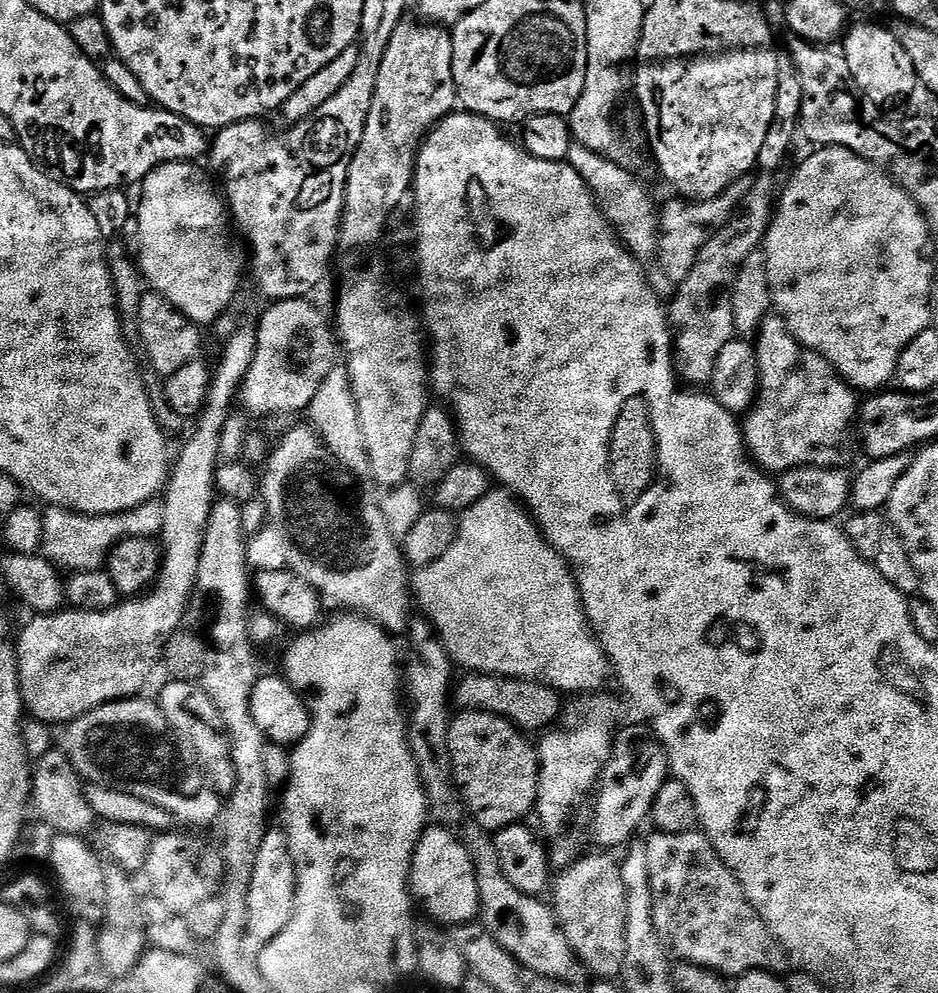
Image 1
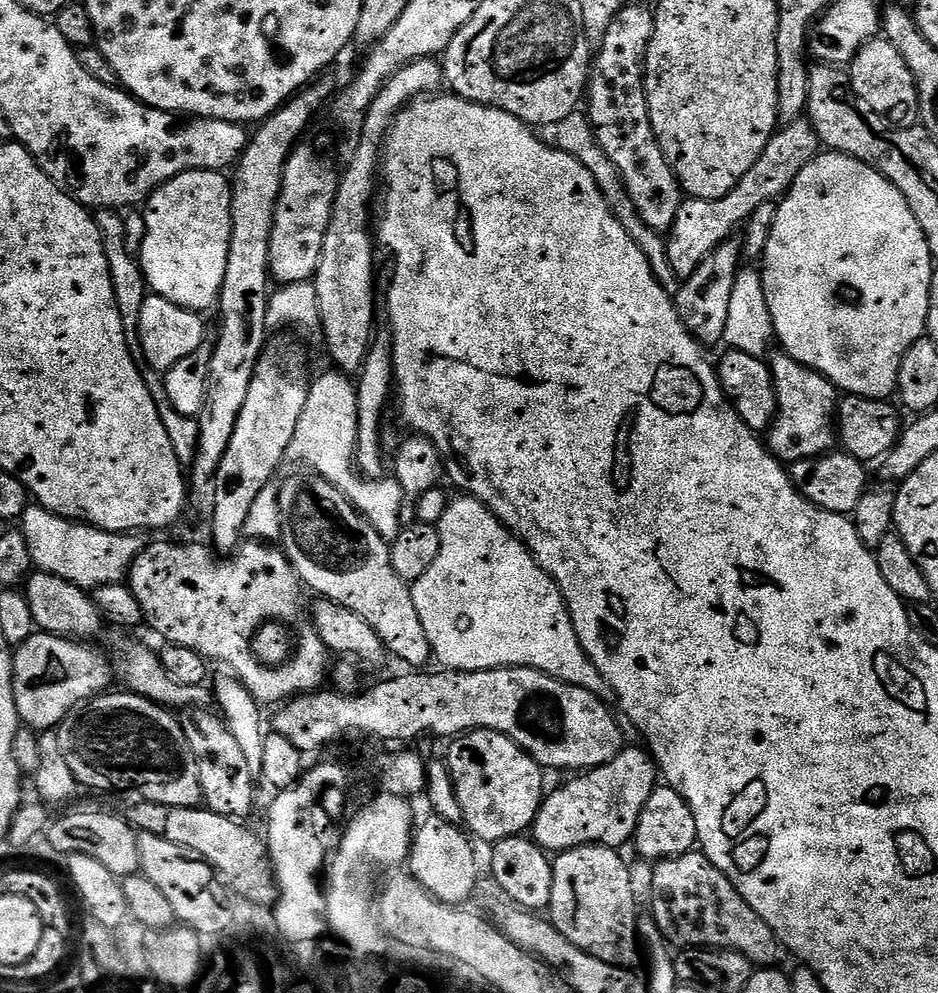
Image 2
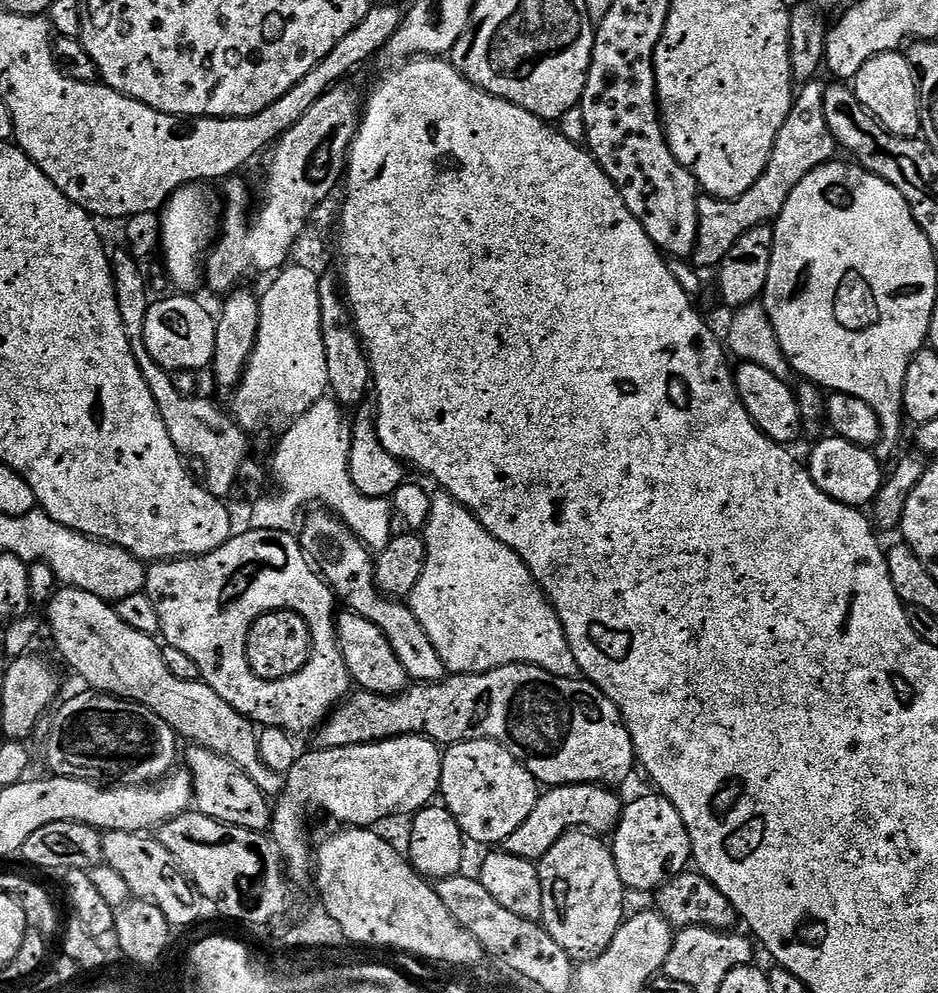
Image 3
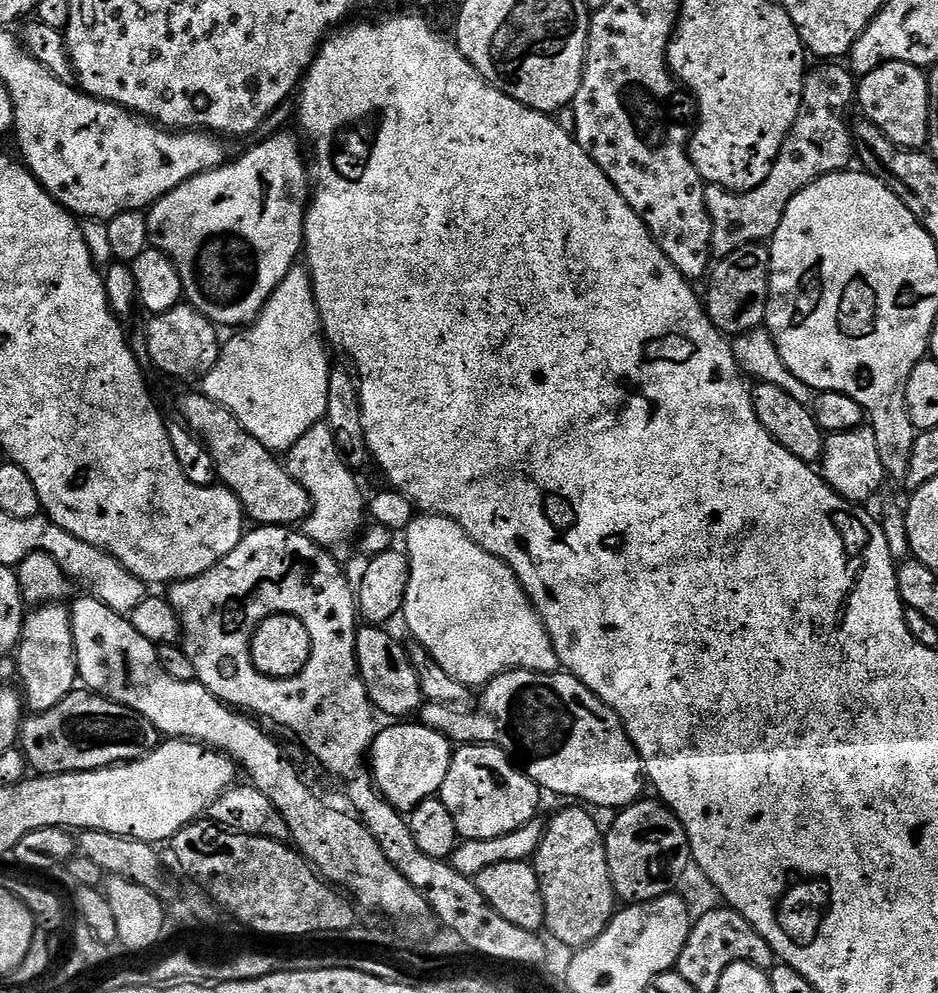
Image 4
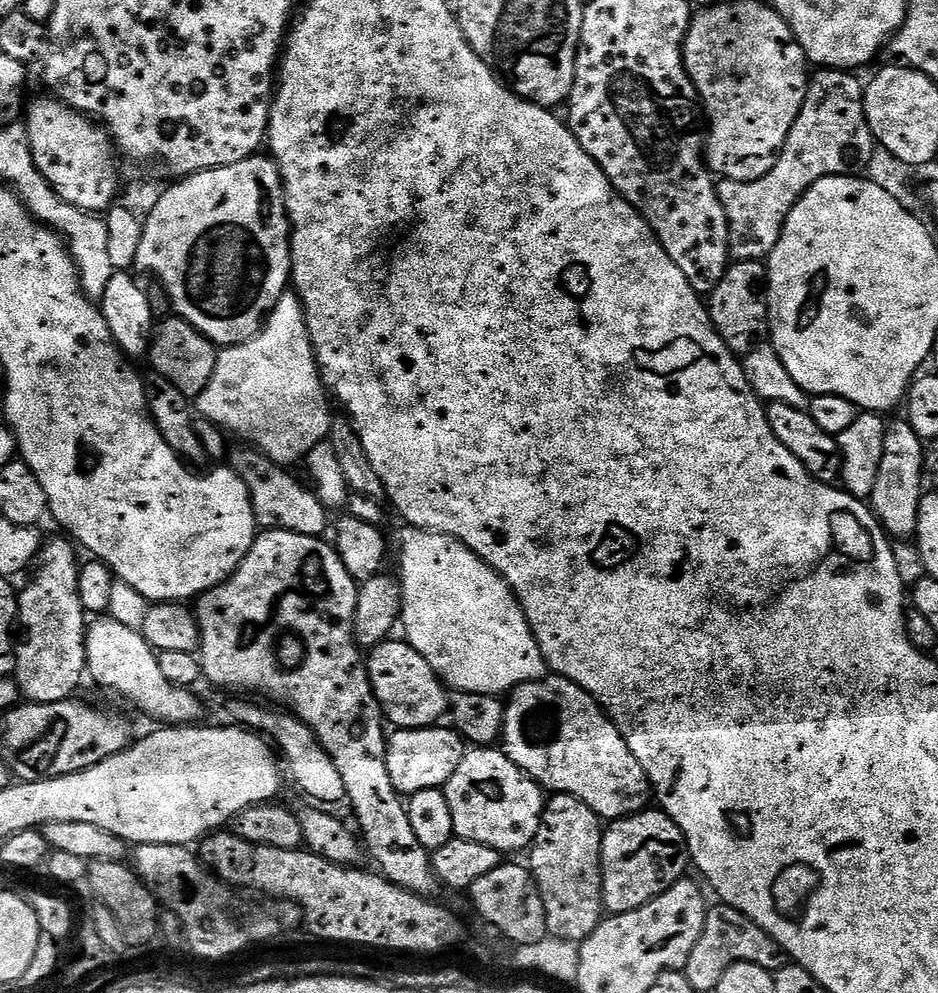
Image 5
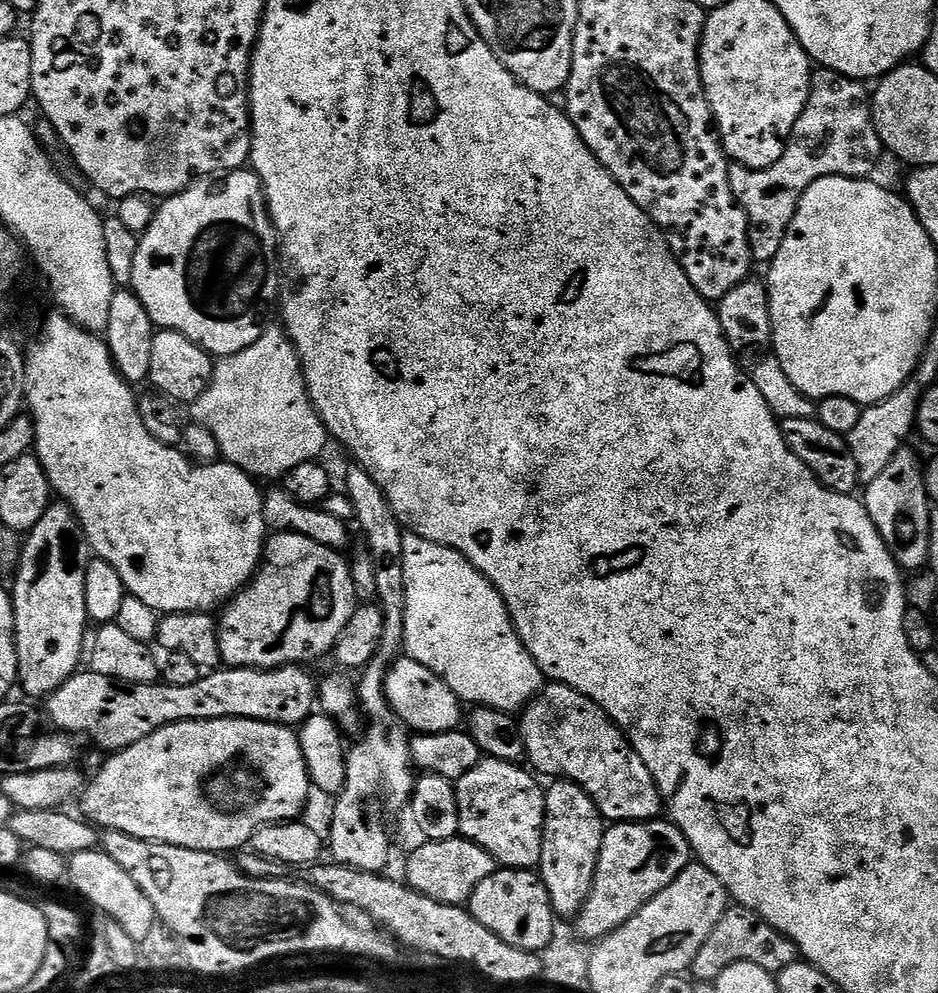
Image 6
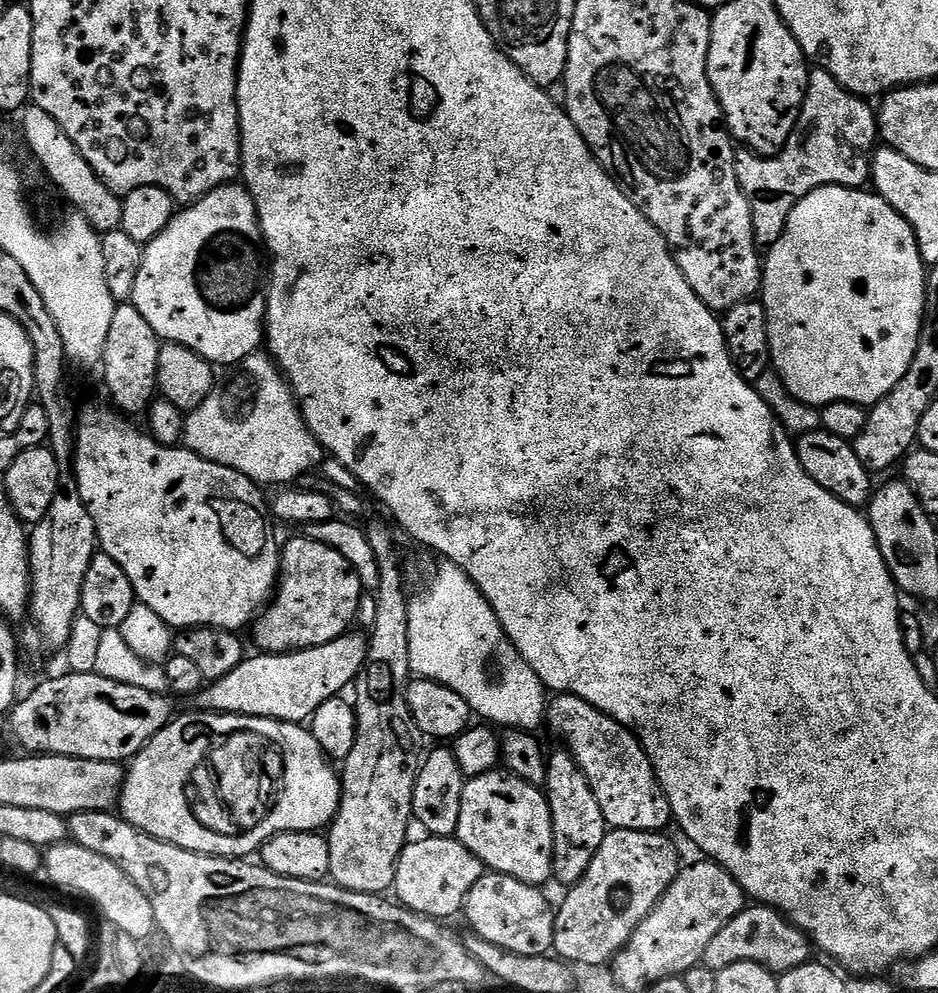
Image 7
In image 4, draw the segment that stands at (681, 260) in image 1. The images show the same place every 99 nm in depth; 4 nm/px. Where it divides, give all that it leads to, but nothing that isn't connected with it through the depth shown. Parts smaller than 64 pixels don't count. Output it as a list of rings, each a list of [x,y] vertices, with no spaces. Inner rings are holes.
[[[820,62],[816,69],[804,77],[802,102],[798,118],[784,139],[782,150],[766,174],[766,182],[749,192],[727,192],[722,186],[709,184],[705,187],[706,210],[712,223],[712,254],[719,258],[742,250],[747,244],[764,244],[786,214],[786,206],[806,186],[831,172],[843,172],[854,160],[854,141],[849,121],[844,121],[844,112],[854,104],[854,77],[840,62]]]

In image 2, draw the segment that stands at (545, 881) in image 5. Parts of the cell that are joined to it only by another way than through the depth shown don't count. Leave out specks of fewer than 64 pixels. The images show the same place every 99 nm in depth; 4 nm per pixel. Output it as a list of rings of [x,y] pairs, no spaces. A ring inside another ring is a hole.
[[[587,844],[559,853],[552,860],[552,893],[546,912],[556,931],[587,956],[604,960],[607,964],[632,966],[636,960],[636,944],[638,948],[638,911],[636,896],[632,893],[632,872],[620,855],[617,849],[601,844]]]

